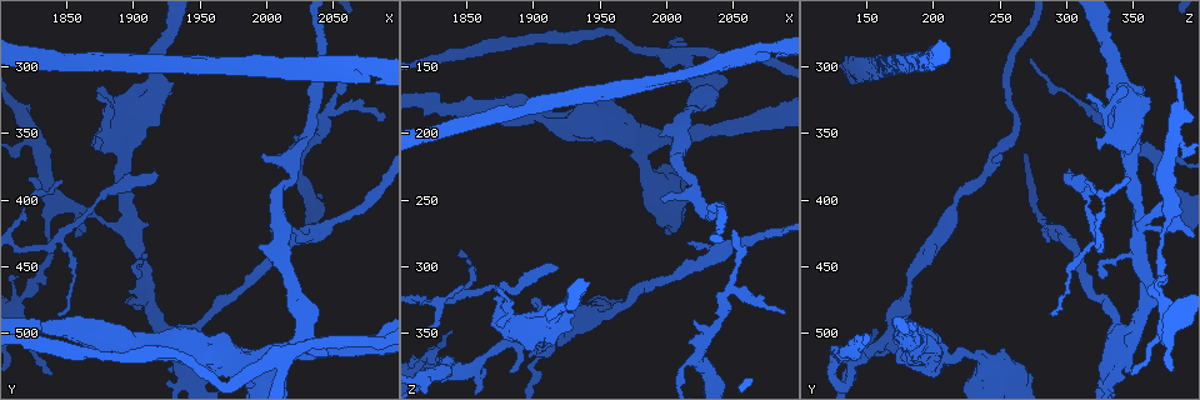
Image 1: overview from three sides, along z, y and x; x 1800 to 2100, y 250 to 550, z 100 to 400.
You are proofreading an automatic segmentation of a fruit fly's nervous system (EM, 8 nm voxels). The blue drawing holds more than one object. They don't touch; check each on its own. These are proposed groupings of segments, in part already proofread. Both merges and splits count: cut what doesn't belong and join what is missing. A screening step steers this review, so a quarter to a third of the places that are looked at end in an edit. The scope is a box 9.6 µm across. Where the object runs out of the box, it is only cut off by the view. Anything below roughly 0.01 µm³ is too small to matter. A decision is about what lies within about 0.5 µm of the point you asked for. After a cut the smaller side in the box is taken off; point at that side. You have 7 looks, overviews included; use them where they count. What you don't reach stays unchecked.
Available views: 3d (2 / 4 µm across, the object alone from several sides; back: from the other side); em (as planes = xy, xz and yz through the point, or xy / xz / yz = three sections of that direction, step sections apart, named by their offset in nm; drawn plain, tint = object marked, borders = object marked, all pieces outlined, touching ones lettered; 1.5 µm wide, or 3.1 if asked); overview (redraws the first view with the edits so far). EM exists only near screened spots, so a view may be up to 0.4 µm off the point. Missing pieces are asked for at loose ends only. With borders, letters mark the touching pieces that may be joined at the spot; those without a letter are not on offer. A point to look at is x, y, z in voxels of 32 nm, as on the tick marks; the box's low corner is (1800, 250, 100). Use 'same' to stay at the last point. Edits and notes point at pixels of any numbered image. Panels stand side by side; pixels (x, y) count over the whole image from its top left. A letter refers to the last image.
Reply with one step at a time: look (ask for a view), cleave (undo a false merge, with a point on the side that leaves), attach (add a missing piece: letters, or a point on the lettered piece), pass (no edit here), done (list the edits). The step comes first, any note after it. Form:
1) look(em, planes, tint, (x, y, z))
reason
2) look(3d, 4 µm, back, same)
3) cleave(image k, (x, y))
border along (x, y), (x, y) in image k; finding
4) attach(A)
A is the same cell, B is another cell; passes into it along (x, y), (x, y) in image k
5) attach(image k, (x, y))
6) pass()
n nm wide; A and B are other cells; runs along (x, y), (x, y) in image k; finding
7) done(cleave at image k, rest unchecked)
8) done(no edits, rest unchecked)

look(3d, 2 µm, back, (1820, 384, 346))
tapers out

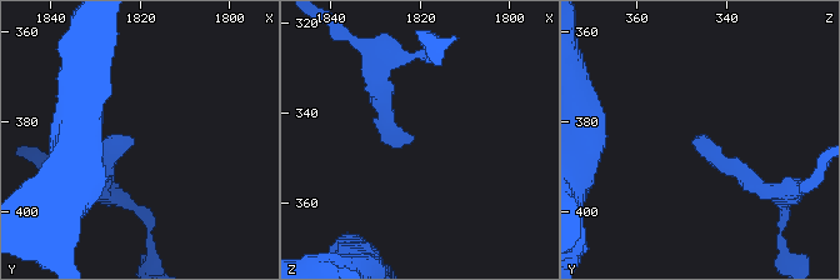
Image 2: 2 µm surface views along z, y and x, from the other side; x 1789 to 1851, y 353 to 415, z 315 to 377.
look(em, planes, borders, (1822, 384, 346))
now the EM

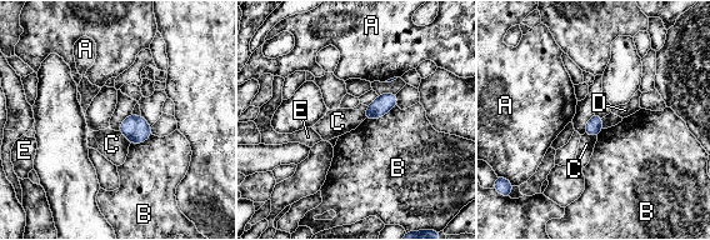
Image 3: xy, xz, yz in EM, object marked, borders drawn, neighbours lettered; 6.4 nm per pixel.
pass()
A, B, C, D and E are other cells; border along (601, 118), (603, 128) in image 3; none of them fits

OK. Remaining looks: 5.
look(3d, 4 µm, (1834, 428, 374))
thin neck

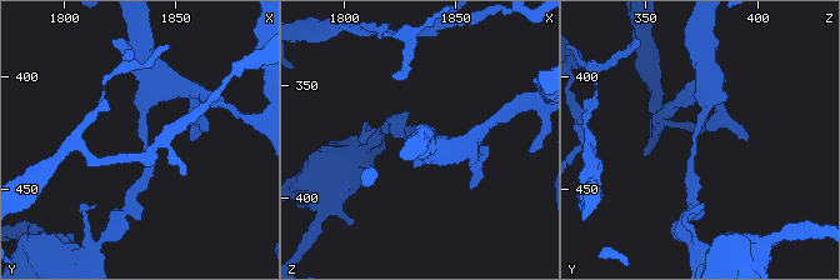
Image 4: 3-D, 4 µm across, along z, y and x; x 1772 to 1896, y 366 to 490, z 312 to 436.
look(em, yz, step 8, plain, (1835, 430, 373))
arms of 200, 360 nm; now the EM

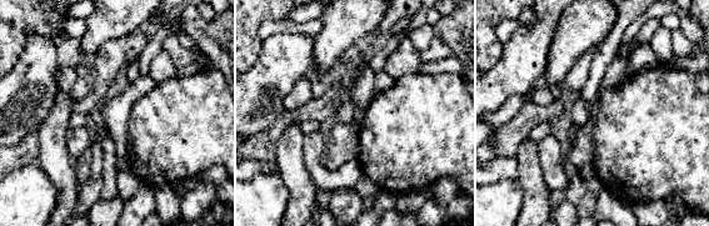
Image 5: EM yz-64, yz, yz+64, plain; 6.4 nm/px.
look(em, yz, step 8, borders, same)

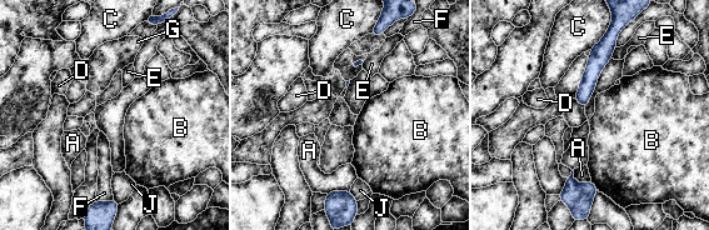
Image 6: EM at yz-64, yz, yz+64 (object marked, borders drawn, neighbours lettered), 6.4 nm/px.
pass()
A, B, C, D, E, F, G and J are other cells; one neuron here

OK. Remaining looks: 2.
look(em, planes, tint, (2060, 300, 140))

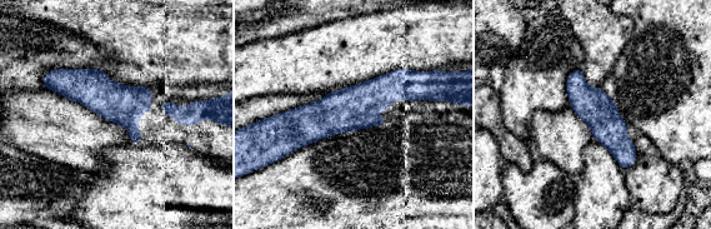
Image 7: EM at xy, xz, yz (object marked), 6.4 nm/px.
look(em, planes, borders, same)

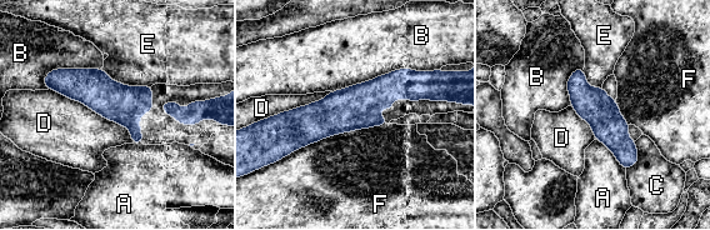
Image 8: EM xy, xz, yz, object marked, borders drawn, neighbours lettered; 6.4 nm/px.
pass()
A, B, C, D, E and F are other cells; border along (48, 89), (125, 126), (133, 143) in image 8; continuous, no second neuron

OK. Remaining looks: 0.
done(no edits, rest unchecked)

